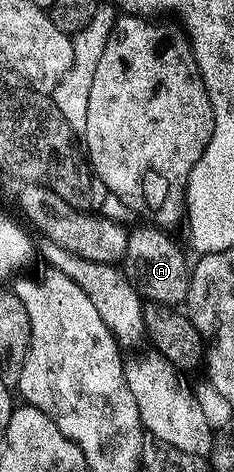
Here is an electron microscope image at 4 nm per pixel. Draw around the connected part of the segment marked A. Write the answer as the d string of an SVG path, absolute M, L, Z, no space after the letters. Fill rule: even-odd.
M141 225L132 228L127 241L127 253L123 260L123 270L133 286L149 303L166 305L184 304L189 292L191 259L181 252L181 247L172 239L168 230L156 225Z

